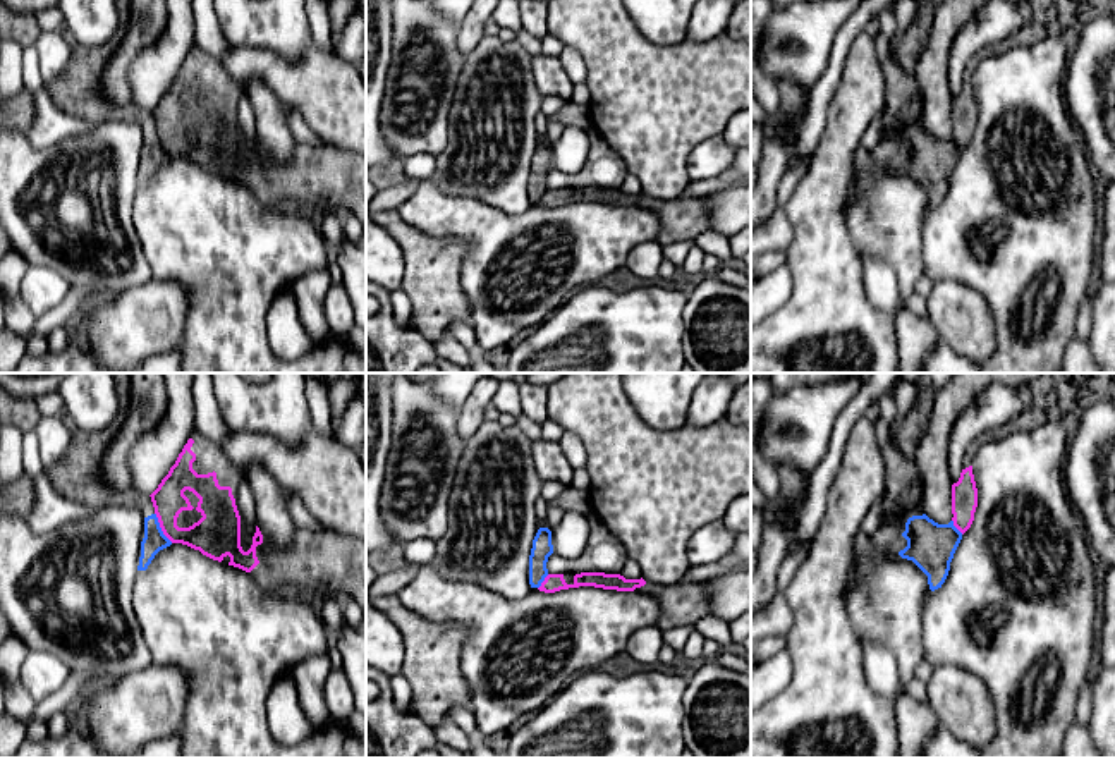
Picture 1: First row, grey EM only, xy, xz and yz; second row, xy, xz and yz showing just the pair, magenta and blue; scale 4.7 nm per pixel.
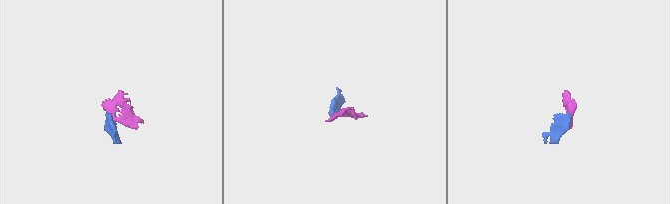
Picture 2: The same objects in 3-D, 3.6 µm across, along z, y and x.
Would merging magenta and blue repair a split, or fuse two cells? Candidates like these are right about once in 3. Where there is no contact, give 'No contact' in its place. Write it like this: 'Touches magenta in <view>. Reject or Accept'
Touches magenta in xy. Reject

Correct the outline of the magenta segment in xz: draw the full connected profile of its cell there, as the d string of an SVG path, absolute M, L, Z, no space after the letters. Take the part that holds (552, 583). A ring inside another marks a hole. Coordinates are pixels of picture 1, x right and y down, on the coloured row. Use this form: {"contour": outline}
{"contour": "M581 572L581 574L548 574L539 591L555 593L560 590L594 586L617 591L637 591L660 602L656 627L665 633L677 626L694 627L698 620L710 615L711 595L706 581L685 581L675 584L653 584L641 579L625 579L620 574Z"}

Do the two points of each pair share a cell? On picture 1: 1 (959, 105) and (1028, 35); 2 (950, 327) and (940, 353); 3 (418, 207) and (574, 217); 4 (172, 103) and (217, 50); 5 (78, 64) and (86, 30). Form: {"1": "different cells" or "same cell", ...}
{"1": "same cell", "2": "different cells", "3": "same cell", "4": "different cells", "5": "different cells"}

